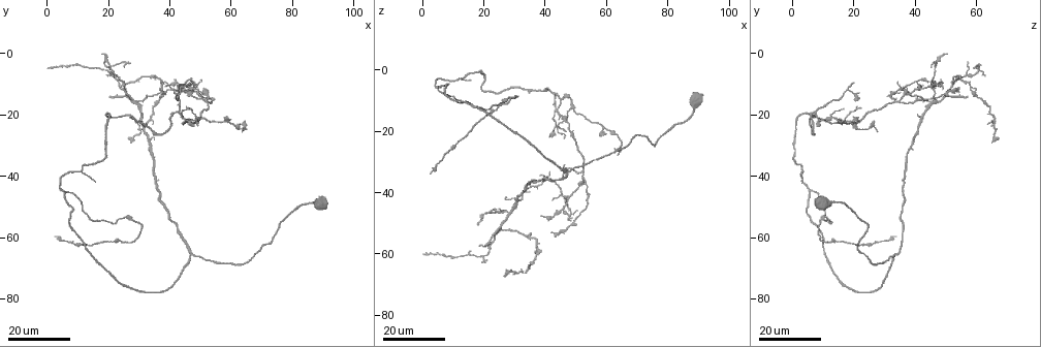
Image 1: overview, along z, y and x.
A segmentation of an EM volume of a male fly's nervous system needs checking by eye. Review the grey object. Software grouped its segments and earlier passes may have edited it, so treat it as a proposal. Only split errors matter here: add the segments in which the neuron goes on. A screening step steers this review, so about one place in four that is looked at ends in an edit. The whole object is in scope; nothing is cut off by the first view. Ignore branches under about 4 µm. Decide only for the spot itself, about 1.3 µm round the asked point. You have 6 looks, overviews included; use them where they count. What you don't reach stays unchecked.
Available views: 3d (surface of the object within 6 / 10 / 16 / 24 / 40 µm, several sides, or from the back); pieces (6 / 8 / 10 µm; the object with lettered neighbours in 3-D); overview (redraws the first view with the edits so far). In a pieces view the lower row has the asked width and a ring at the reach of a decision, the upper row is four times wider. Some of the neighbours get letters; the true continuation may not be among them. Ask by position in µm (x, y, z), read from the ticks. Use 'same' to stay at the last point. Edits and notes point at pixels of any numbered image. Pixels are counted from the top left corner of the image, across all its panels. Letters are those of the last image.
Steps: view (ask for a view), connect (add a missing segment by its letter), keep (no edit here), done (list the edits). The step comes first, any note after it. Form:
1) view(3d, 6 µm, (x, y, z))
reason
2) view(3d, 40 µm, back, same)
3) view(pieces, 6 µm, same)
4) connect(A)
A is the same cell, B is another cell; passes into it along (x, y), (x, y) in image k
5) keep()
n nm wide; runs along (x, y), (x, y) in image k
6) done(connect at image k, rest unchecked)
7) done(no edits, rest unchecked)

view(3d, 16 µm, (47, 10, 19))
an open end

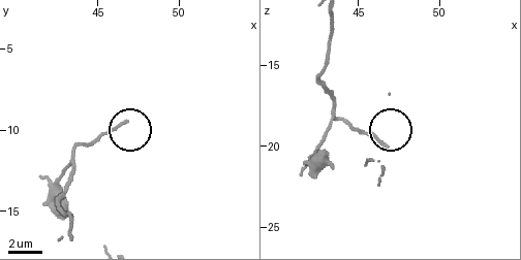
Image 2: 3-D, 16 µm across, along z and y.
view(pieces, 6 µm, (46.7, 9.6, 20.0))

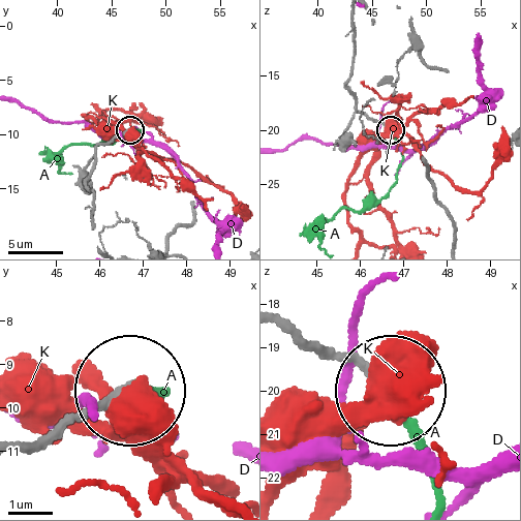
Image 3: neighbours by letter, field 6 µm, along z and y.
connect(A)
180 nm wide; A is the same cell, D and K are other cells; the neuron continues

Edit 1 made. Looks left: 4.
view(3d, 16 µm, (47, 23, 8))
branch stops here

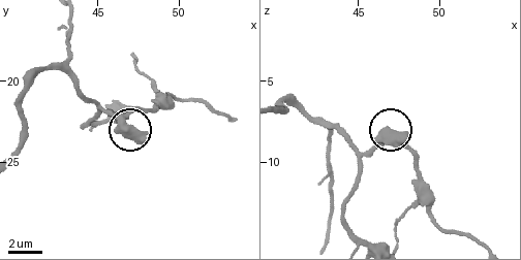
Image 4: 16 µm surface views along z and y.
view(3d, 10 µm, (47.8, 23.7, 8.3))

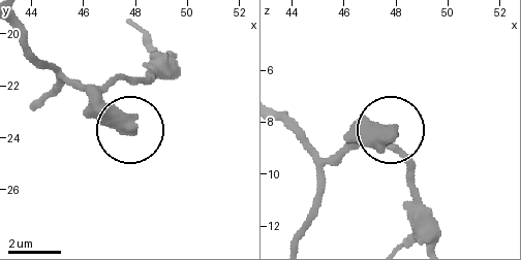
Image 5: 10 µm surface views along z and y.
view(pieces, 8 µm, (47.9, 23.7, 8.3))

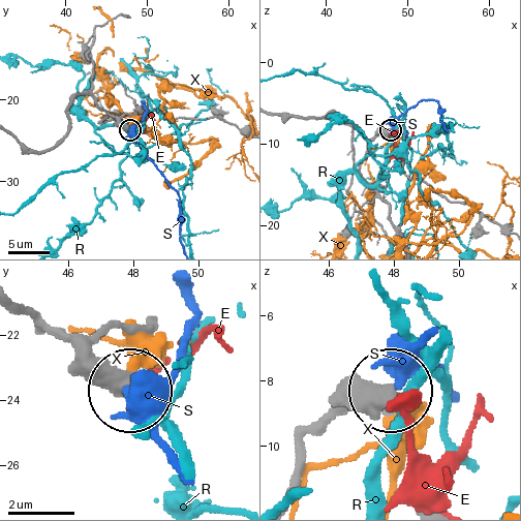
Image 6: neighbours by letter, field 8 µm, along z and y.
keep()
E, R, S and X are other cells; none of them fits

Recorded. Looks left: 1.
done(connect at image 3, rest unchecked)

